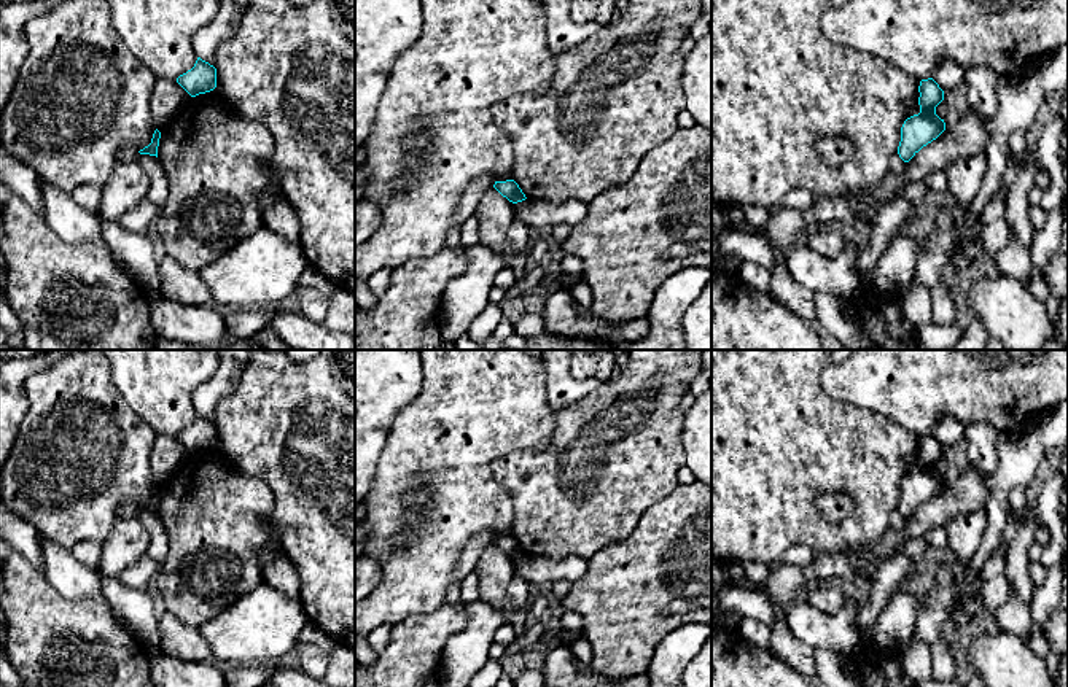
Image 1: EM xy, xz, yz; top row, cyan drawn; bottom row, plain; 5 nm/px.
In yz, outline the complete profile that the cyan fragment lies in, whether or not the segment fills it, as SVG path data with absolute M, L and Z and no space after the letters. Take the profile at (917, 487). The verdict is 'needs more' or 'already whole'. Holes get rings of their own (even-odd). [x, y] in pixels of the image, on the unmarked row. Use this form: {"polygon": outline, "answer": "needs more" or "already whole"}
{"polygon": "M928 434L920 437L918 448L920 469L907 474L901 483L898 510L904 518L945 487L944 475L936 471L936 463L944 456L944 447Z", "answer": "already whole"}

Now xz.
{"polygon": "M514 536L495 538L493 544L513 560L517 560L527 555Z", "answer": "already whole"}

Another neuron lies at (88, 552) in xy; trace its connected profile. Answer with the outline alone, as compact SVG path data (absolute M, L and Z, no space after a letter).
M81 541L75 547L72 547L72 553L83 565L102 571L100 557L102 557L102 544L95 541Z

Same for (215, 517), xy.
M215 448L191 453L188 463L159 487L158 515L169 536L169 552L156 574L166 612L199 628L242 595L264 584L258 550L280 550L267 515L272 488L256 475L242 474Z

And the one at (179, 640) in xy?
M166 612L159 619L159 652L193 663L213 662L209 644L196 627L181 623Z

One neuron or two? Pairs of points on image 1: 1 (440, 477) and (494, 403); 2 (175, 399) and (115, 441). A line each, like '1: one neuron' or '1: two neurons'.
1: one neuron
2: two neurons

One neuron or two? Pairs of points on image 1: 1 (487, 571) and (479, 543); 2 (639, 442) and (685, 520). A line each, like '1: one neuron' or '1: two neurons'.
1: two neurons
2: two neurons

